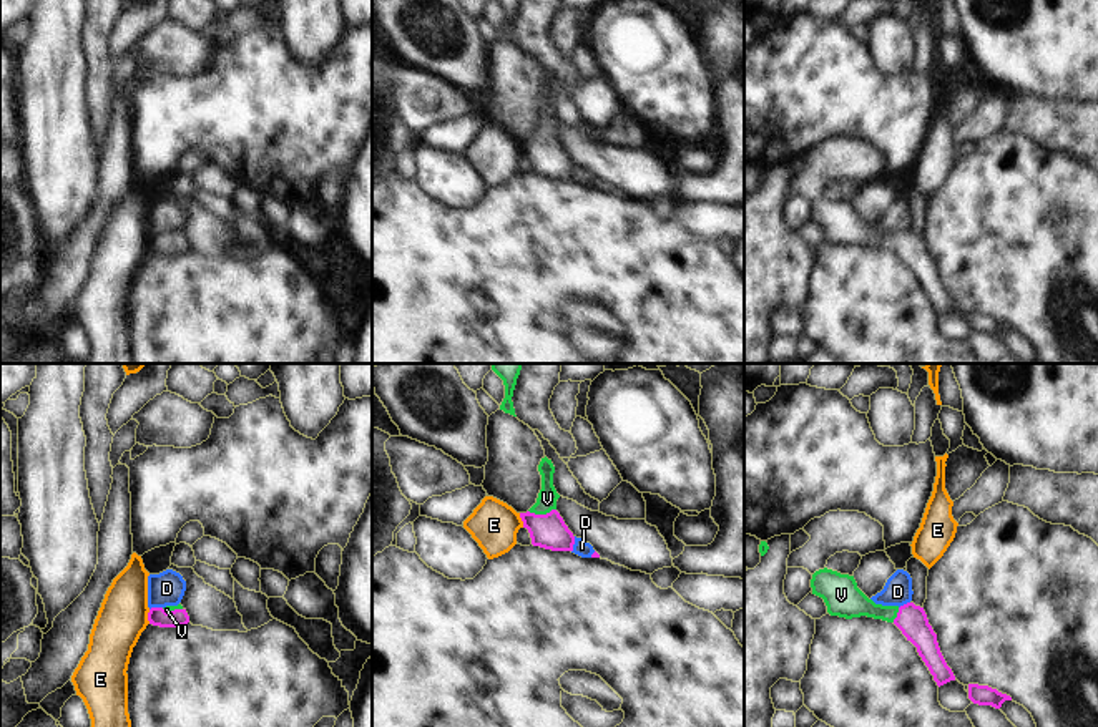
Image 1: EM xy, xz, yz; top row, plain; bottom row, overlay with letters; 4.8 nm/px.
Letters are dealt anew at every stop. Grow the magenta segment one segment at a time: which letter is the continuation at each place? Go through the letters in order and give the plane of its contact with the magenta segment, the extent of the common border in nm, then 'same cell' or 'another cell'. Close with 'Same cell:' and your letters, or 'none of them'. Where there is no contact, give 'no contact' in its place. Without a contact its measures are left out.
D: contact in xz; length 80 nm; another cell
E: contact in xy; length 70 nm; another cell
V: contact in xz; length 140 nm; same cell
Same cell: V

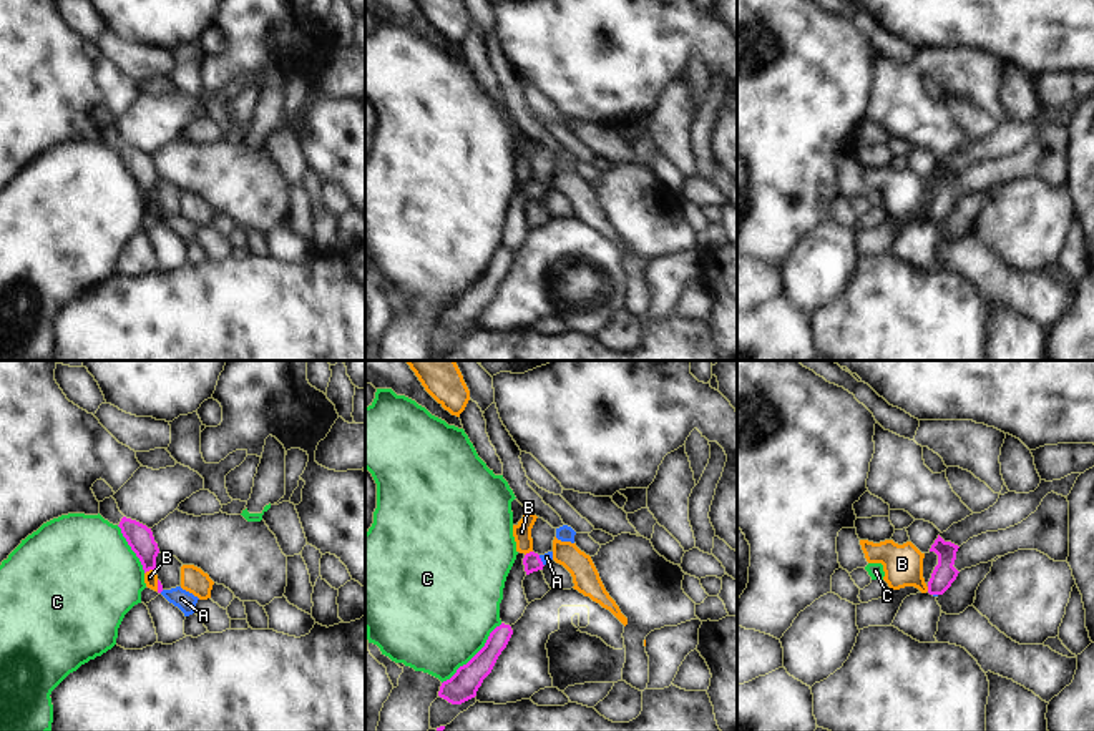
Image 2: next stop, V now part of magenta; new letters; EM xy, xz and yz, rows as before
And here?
A: contact in xz; length 60 nm; same cell
B: contact in xy; length 60 nm; another cell
C: contact in xz; length 420 nm; another cell
Same cell: A

